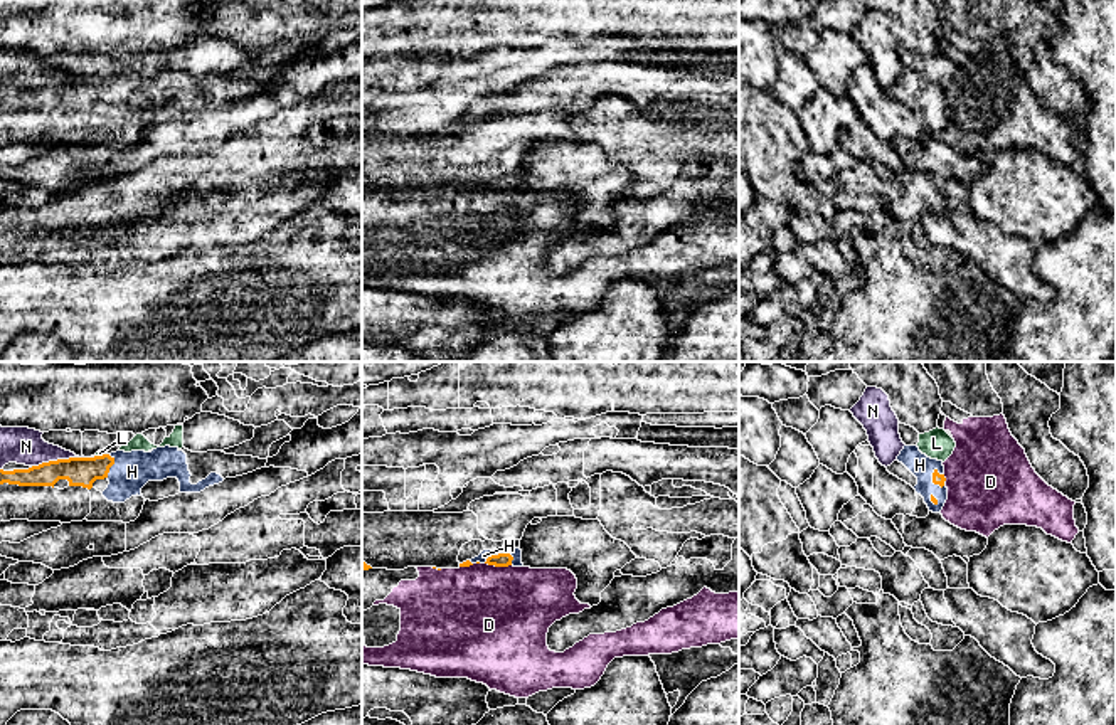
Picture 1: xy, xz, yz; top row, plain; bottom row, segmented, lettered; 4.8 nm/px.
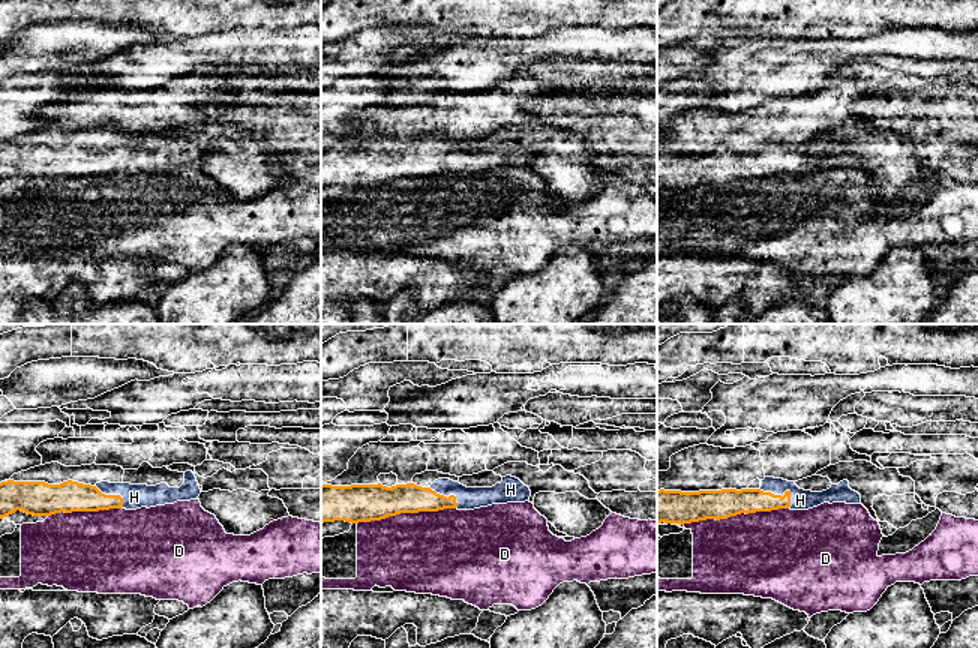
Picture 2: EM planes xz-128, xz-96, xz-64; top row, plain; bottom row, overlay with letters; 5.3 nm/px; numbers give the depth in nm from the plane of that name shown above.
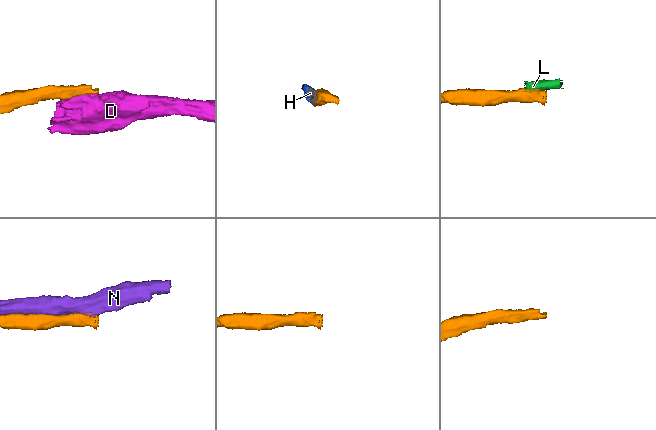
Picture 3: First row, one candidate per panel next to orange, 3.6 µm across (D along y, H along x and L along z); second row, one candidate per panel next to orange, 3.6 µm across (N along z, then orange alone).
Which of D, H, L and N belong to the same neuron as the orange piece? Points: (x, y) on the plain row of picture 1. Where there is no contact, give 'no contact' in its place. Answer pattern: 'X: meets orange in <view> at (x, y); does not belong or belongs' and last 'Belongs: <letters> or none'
D: meets orange in xz at (499, 189); does not belong
H: meets orange in xy at (111, 88); belongs
L: meets orange in xy at (100, 79); does not belong
N: meets orange in xy at (54, 84); does not belong
Belongs: H

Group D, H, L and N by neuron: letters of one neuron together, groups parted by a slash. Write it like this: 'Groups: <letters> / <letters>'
Groups: D / H / L / N

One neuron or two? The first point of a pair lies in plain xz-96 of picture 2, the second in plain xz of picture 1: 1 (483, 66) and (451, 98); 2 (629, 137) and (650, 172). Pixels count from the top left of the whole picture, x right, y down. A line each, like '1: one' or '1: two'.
1: one
2: one

